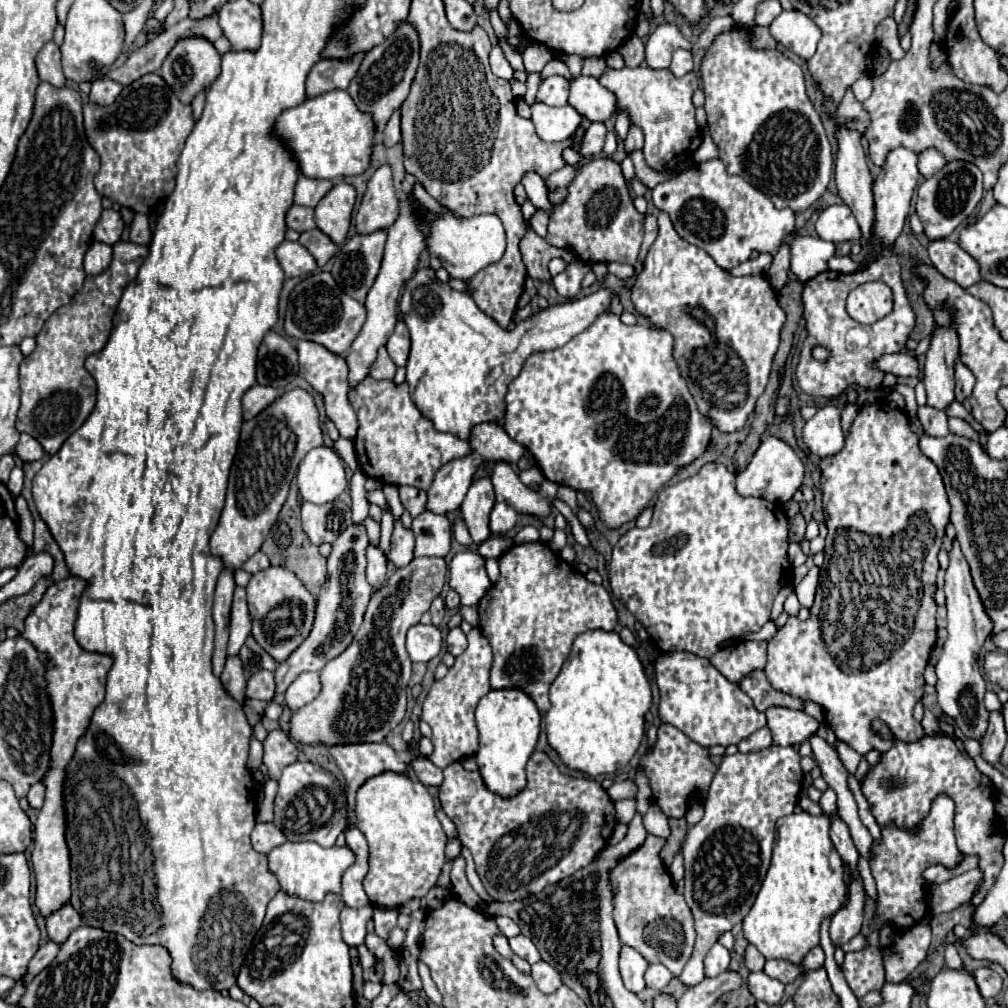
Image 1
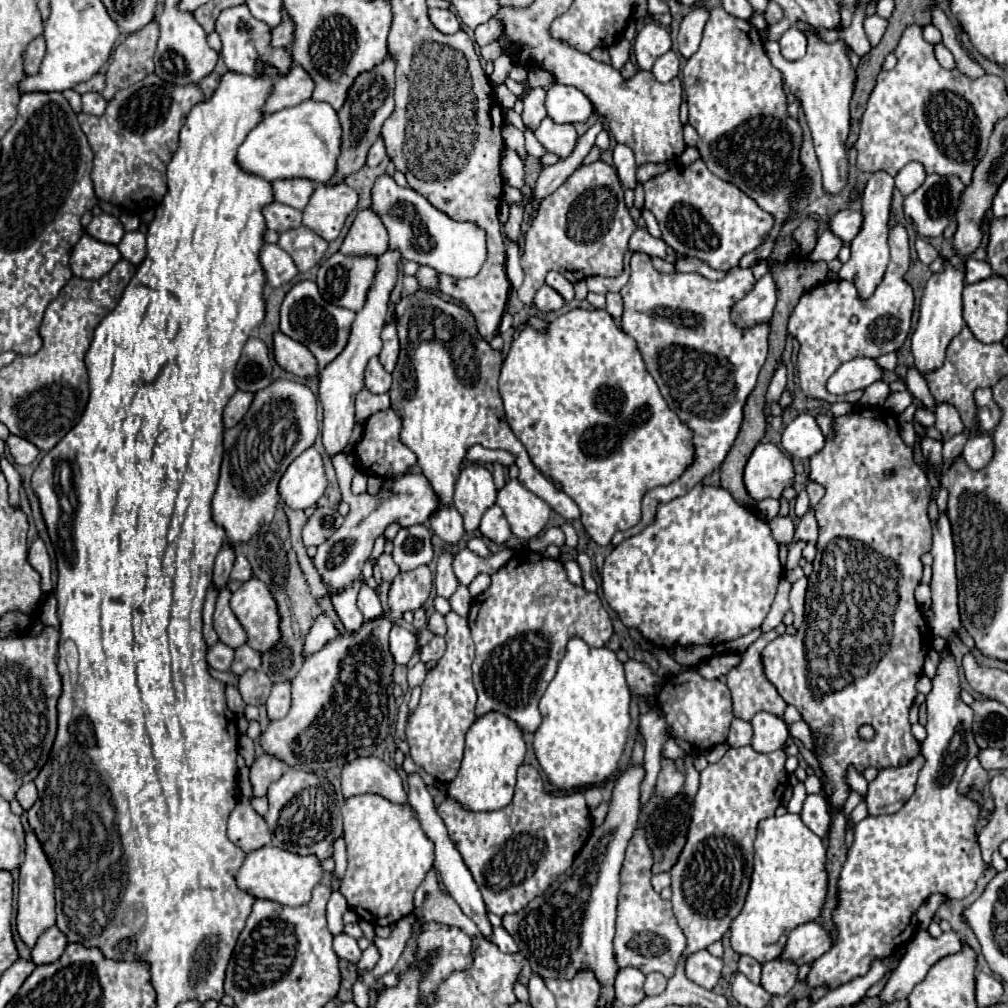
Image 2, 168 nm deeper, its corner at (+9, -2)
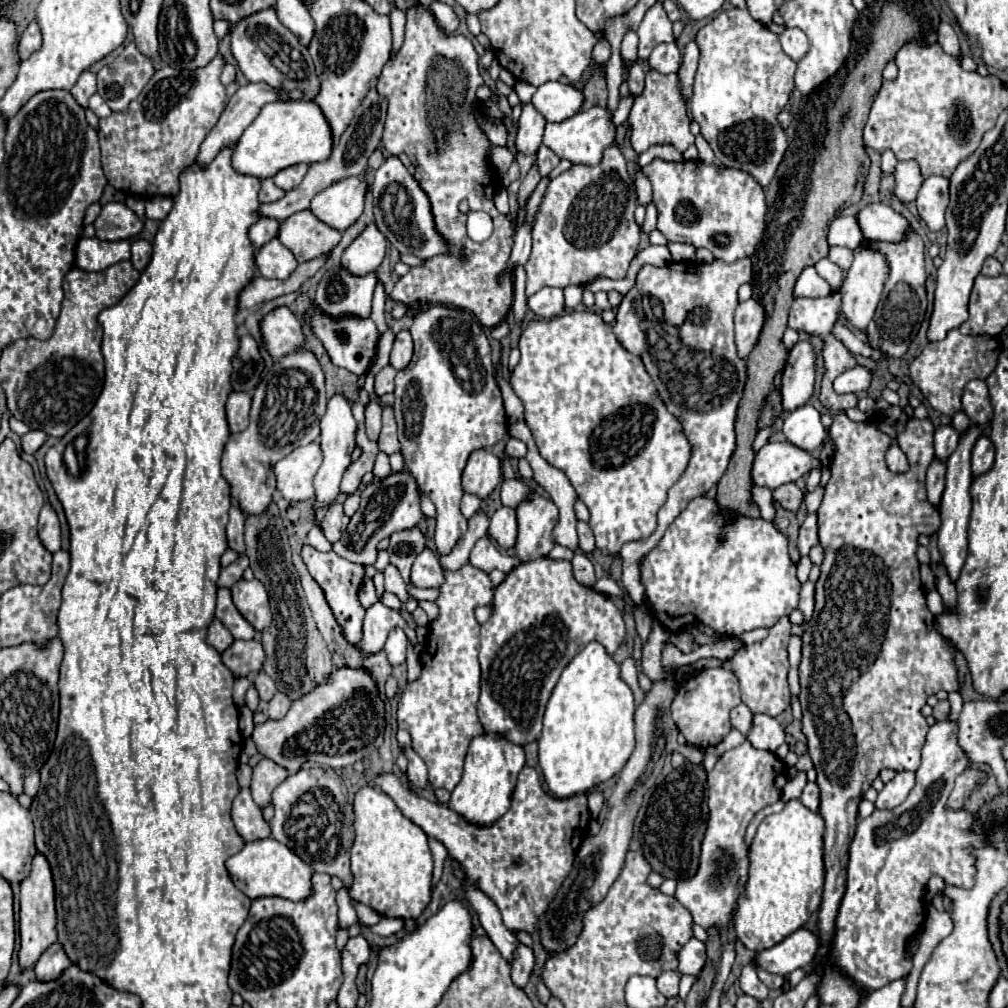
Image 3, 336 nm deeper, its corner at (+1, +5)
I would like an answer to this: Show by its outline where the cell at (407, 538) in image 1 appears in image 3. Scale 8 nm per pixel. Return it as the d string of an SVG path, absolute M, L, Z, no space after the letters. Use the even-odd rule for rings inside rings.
M388 565L386 571L384 571L384 589L394 593L402 603L408 599L408 593L406 593L406 585L398 573L398 569L394 569L394 565Z

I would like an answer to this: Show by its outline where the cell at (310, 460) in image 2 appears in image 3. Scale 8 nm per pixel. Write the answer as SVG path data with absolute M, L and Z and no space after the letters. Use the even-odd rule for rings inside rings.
M318 443L298 447L274 465L276 489L286 501L304 501L314 495L312 479L322 463Z

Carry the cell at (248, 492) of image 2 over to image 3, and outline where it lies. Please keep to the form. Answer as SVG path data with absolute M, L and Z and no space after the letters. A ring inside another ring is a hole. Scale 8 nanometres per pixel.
M296 349L294 353L284 355L258 383L252 395L250 425L246 431L230 435L222 455L222 475L230 483L232 497L238 501L244 513L254 515L268 507L272 501L272 491L276 489L276 477L272 471L274 463L296 447L318 439L318 425L326 413L326 403L328 397L324 391L324 371L316 355L306 349Z

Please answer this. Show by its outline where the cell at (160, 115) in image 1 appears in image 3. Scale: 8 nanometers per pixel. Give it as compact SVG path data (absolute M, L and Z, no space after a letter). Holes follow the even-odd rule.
M216 55L208 65L184 69L182 73L170 65L162 65L138 99L130 103L128 111L100 119L102 169L112 187L142 197L174 197L174 193L180 191L182 171L196 161L200 143L226 107L228 97L220 83L224 63L224 57Z

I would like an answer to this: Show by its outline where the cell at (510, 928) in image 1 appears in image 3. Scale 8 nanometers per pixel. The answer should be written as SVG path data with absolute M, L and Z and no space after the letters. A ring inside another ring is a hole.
M520 945L516 949L516 959L514 959L514 965L512 965L512 981L518 989L526 987L526 983L532 975L532 969L534 969L532 949L528 949L526 945Z

